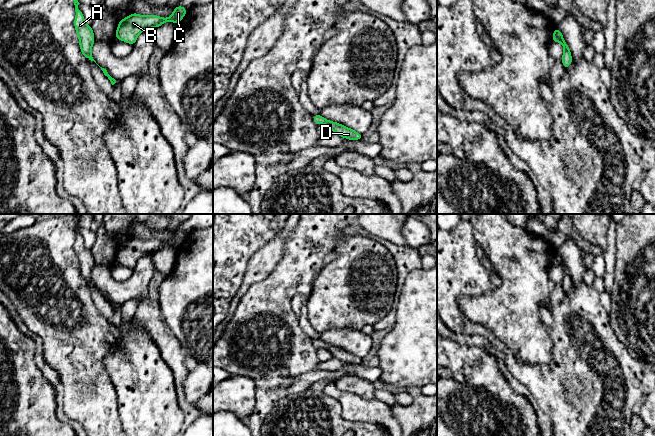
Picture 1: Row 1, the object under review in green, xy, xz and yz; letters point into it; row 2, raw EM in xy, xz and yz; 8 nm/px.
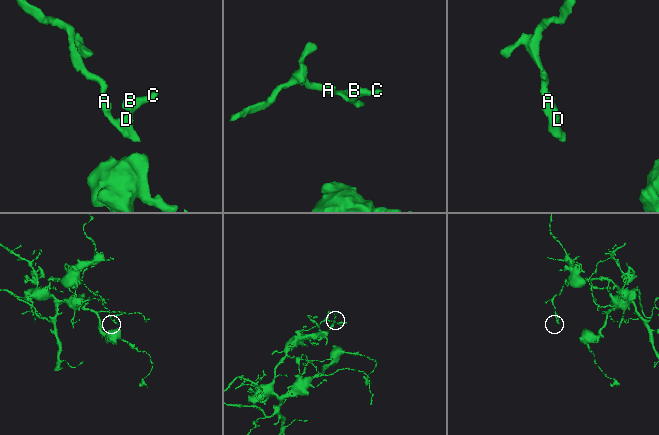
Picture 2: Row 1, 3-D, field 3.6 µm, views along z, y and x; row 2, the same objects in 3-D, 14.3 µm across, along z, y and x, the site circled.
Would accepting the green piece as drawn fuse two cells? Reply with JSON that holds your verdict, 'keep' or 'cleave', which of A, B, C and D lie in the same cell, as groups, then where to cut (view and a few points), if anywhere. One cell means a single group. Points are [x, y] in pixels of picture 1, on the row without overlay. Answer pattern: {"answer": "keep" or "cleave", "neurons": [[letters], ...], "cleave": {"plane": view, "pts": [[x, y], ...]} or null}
{"answer": "keep", "neurons": [["A", "B", "C", "D"]], "cleave": null}

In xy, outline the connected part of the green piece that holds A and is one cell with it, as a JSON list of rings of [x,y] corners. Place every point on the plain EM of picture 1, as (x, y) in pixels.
[[[72,214],[75,218],[75,222],[73,223],[74,229],[75,229],[75,236],[76,241],[74,244],[74,250],[77,256],[77,259],[79,261],[79,268],[82,278],[89,284],[96,285],[93,283],[91,279],[92,269],[94,268],[94,258],[91,250],[87,249],[84,245],[84,239],[79,234],[78,229],[80,228],[78,226],[78,223],[76,221],[77,214]]]

